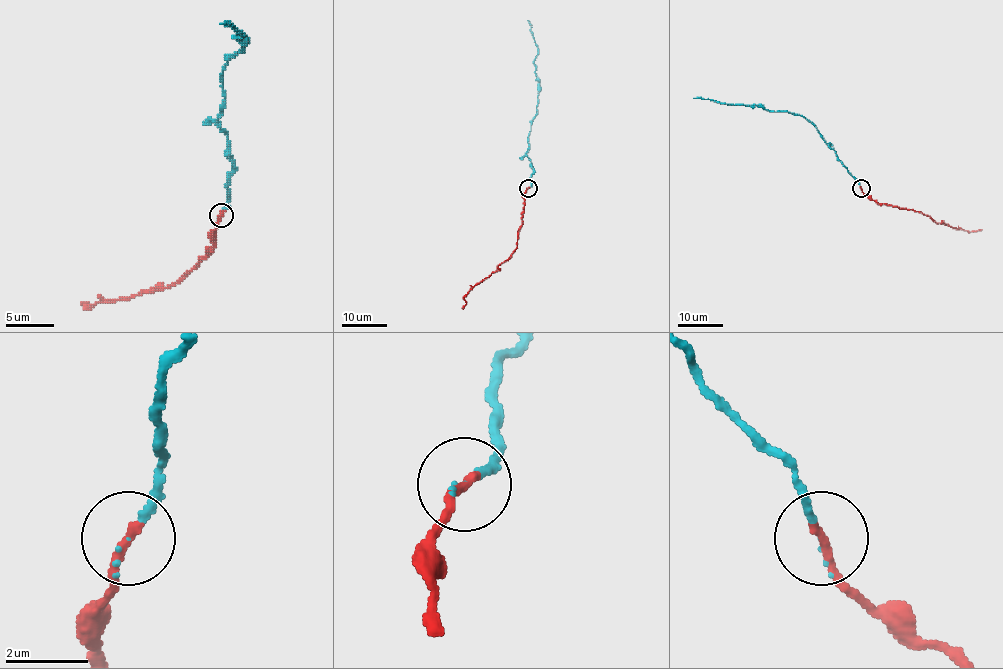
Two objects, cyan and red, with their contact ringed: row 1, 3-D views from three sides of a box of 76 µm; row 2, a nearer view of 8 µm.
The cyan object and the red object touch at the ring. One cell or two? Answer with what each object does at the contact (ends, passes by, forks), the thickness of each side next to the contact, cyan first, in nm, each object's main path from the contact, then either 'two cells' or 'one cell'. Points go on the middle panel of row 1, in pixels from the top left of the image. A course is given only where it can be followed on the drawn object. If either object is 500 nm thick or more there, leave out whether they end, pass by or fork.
cyan ends | red ends | 130/240 nm | cyan via (527, 188), (533, 173), (526, 153), (531, 121), (536, 113), (539, 82), (534, 63), (537, 47), (527, 20) | red via (527, 188), (517, 248), (468, 292), (464, 297), (466, 304), (463, 309) | one cell

